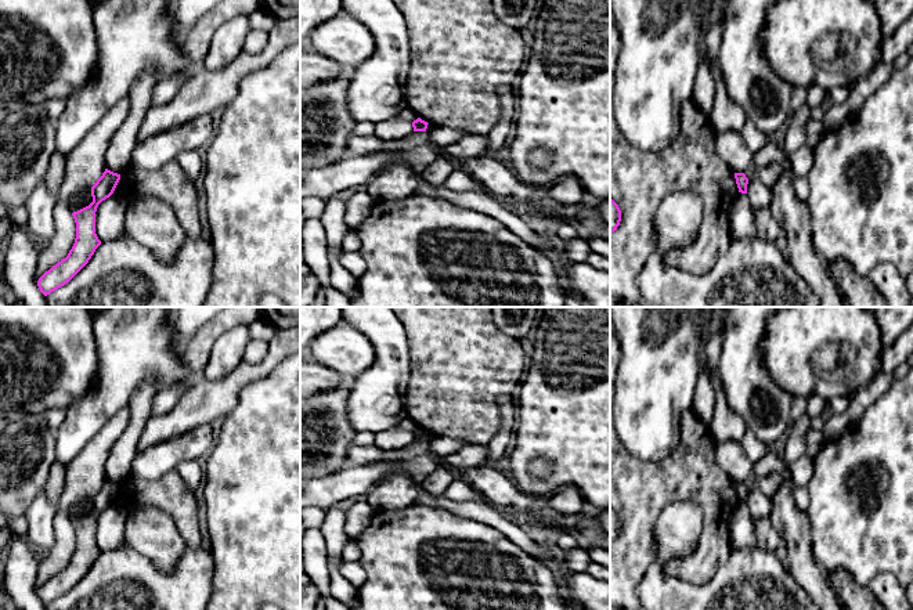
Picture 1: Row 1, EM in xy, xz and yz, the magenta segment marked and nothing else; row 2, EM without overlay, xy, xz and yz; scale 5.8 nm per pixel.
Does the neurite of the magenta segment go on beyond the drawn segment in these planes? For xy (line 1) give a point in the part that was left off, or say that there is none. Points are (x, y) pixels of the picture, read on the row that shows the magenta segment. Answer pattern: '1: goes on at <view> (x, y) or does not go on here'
1: does not go on here

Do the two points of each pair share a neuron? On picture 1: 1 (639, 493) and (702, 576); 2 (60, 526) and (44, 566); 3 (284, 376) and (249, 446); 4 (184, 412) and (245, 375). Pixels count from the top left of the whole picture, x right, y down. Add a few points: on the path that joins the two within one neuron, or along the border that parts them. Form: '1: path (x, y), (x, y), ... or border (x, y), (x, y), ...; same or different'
1: path (674, 493), (695, 493), (711, 509), (718, 541); same
2: path (60, 535), (60, 551), (54, 556); same
3: path (284, 393), (284, 411), (266, 429); same
4: path (199, 404), (217, 399), (230, 386); same

